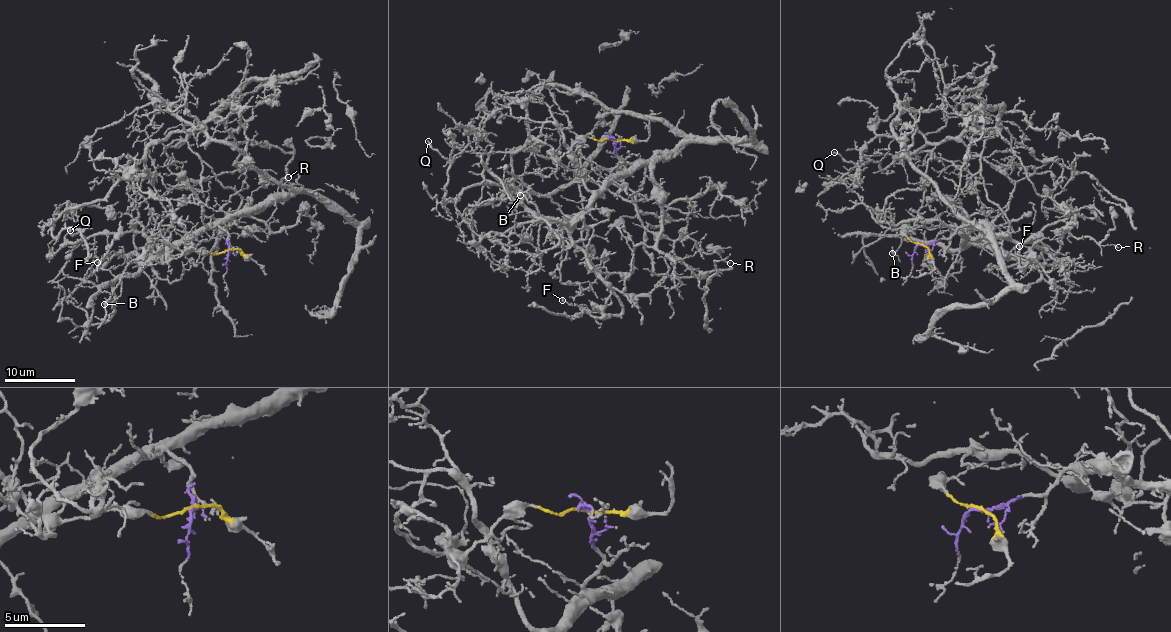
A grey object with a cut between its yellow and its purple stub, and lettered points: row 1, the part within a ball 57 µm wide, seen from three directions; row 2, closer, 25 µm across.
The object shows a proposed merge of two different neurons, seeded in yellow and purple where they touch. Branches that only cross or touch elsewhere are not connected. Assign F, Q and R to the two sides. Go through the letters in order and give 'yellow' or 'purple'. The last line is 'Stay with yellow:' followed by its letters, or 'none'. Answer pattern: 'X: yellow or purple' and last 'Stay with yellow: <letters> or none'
F: purple
Q: yellow
R: yellow
Stay with yellow: Q, R

